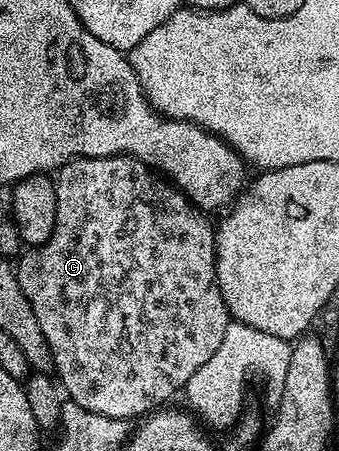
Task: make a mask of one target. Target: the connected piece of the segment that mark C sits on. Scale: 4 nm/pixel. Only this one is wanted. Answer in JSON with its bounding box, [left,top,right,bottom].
[16,155,231,420]

